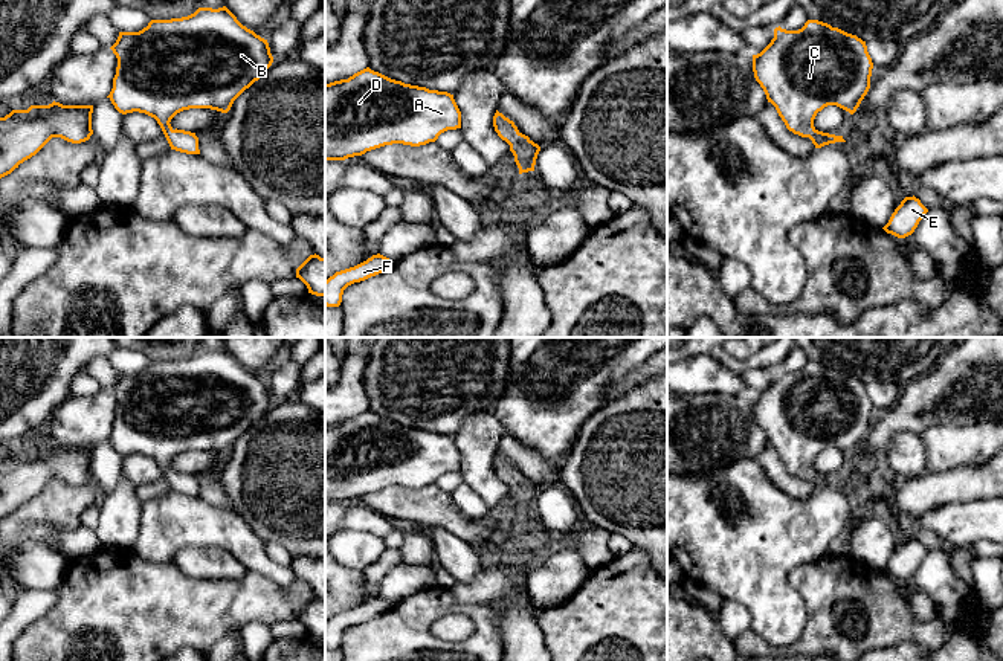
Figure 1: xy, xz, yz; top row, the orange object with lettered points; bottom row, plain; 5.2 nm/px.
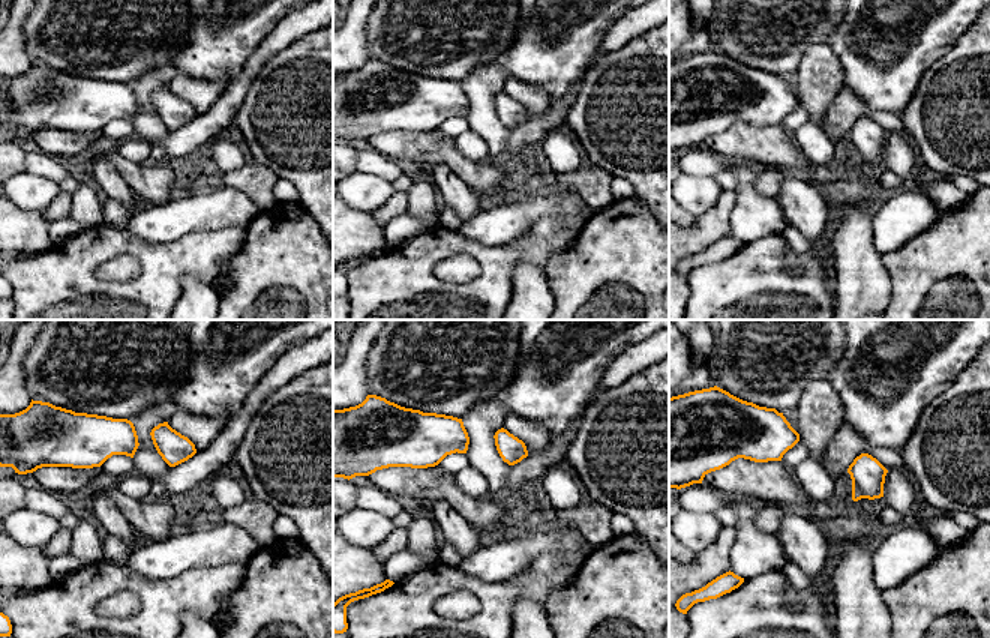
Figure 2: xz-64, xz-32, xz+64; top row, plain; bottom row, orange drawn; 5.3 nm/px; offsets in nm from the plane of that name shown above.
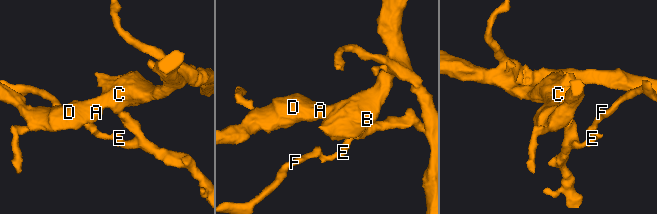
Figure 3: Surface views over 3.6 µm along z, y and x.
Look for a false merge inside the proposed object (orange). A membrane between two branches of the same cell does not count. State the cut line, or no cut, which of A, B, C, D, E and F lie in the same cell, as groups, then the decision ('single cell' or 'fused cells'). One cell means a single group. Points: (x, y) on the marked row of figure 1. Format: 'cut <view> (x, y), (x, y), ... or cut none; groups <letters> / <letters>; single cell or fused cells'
cut none; groups A B C D E F; single cell

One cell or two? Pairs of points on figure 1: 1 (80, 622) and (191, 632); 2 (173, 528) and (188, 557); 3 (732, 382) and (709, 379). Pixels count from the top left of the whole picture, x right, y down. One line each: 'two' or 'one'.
1: one
2: two
3: one

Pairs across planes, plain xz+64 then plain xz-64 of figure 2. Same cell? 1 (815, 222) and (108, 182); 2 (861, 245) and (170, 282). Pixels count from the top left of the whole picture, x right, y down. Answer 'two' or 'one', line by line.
1: one
2: two

